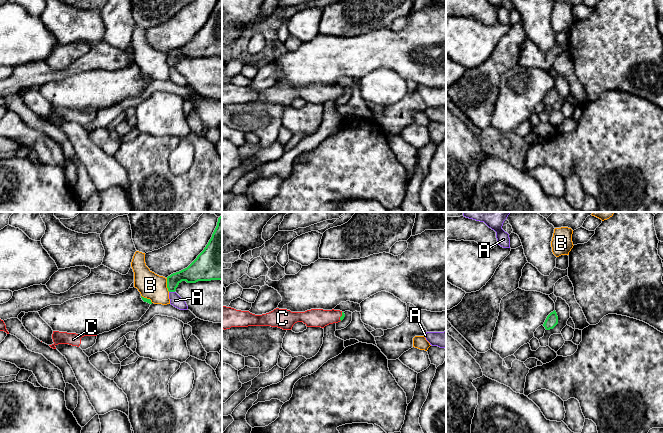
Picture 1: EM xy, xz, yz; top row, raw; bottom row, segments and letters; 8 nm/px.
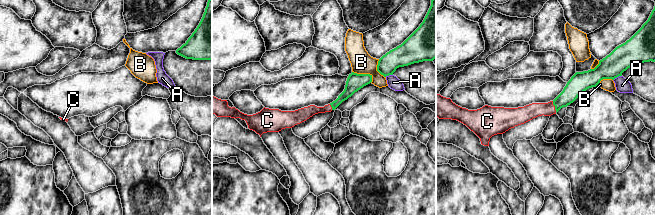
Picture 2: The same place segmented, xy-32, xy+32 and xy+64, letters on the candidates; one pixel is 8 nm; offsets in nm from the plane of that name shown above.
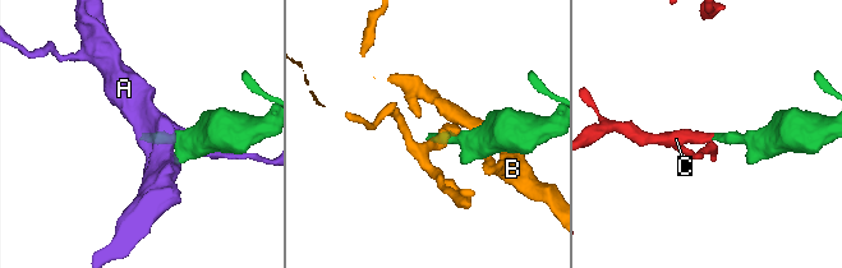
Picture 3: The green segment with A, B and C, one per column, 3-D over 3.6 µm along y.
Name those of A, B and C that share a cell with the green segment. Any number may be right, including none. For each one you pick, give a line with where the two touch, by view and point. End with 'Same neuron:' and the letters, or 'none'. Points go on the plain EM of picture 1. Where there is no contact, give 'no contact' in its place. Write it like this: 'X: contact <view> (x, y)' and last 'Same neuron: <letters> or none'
C: contact xz (341, 92)
Same neuron: C

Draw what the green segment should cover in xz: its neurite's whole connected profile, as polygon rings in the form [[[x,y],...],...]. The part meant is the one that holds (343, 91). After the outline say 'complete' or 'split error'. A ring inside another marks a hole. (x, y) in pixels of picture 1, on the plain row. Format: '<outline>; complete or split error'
[[[222,81],[222,105],[231,103],[271,102],[283,106],[291,106],[297,98],[303,98],[307,103],[321,103],[342,97],[345,93],[340,86],[311,85],[305,88],[291,88],[276,84],[273,87],[255,91],[249,87],[236,86]]]; split error

